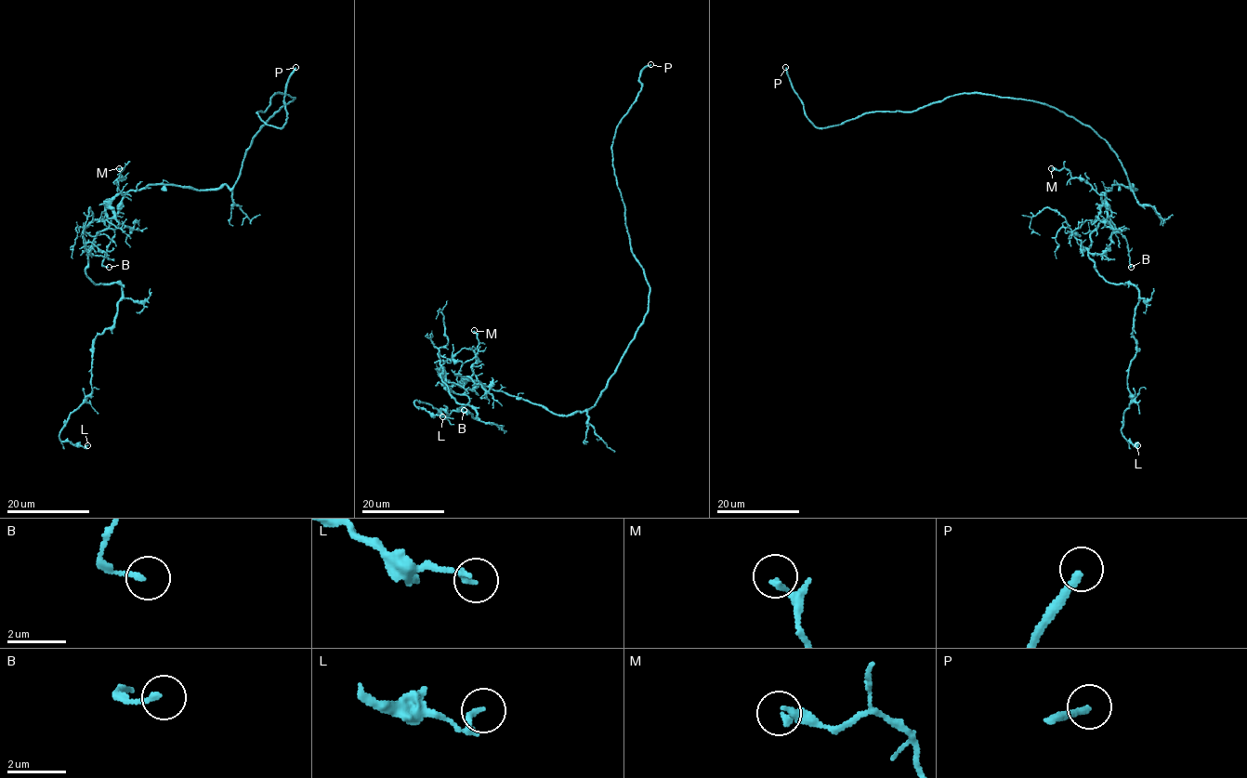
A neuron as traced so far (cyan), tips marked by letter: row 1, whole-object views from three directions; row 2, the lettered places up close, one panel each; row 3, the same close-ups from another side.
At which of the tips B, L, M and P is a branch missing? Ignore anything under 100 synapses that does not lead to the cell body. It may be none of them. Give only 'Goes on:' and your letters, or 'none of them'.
Goes on: P

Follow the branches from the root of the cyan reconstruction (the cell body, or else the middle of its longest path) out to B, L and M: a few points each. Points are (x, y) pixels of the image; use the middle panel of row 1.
B: (570, 415), (555, 415), (541, 405), (483, 385), (465, 390), (465, 394), (469, 402), (457, 409), (464, 410)
L: (570, 415), (483, 385), (456, 394), (443, 367), (449, 393), (477, 418), (413, 402), (442, 416)
M: (570, 415), (555, 415), (541, 405), (483, 386), (471, 368), (479, 344), (474, 330)

